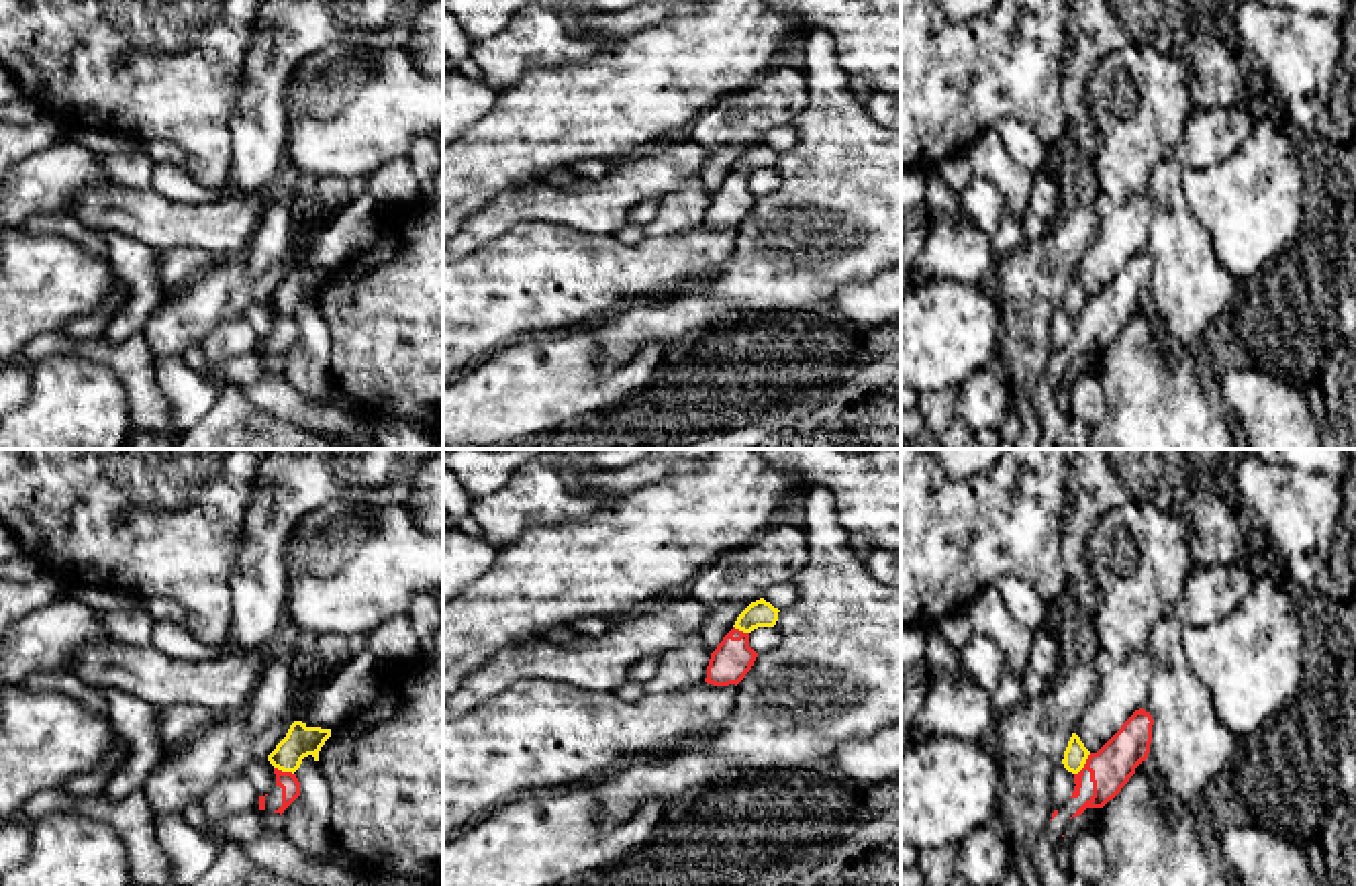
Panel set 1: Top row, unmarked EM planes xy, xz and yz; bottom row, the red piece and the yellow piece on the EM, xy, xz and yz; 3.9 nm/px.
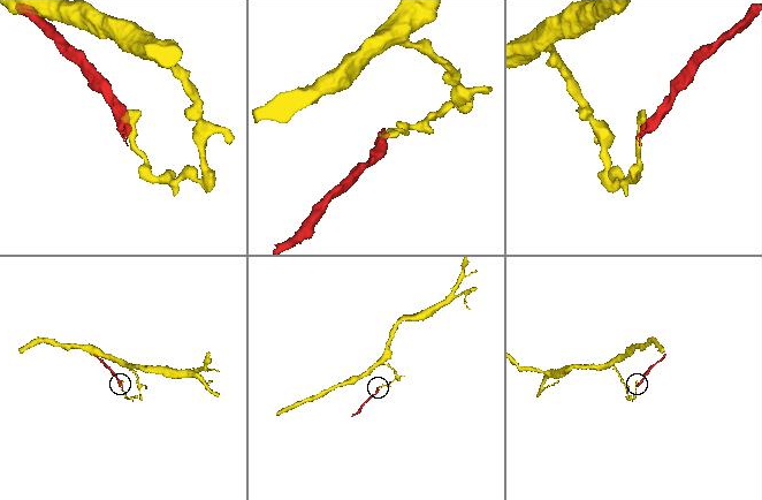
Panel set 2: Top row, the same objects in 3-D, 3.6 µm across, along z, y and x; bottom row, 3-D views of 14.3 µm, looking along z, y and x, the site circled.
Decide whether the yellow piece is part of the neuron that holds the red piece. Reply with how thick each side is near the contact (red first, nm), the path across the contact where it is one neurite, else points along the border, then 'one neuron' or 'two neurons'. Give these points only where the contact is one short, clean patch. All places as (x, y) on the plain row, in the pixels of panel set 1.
170/90 nm | along yz (1091, 297), (1075, 317) | two neurons

